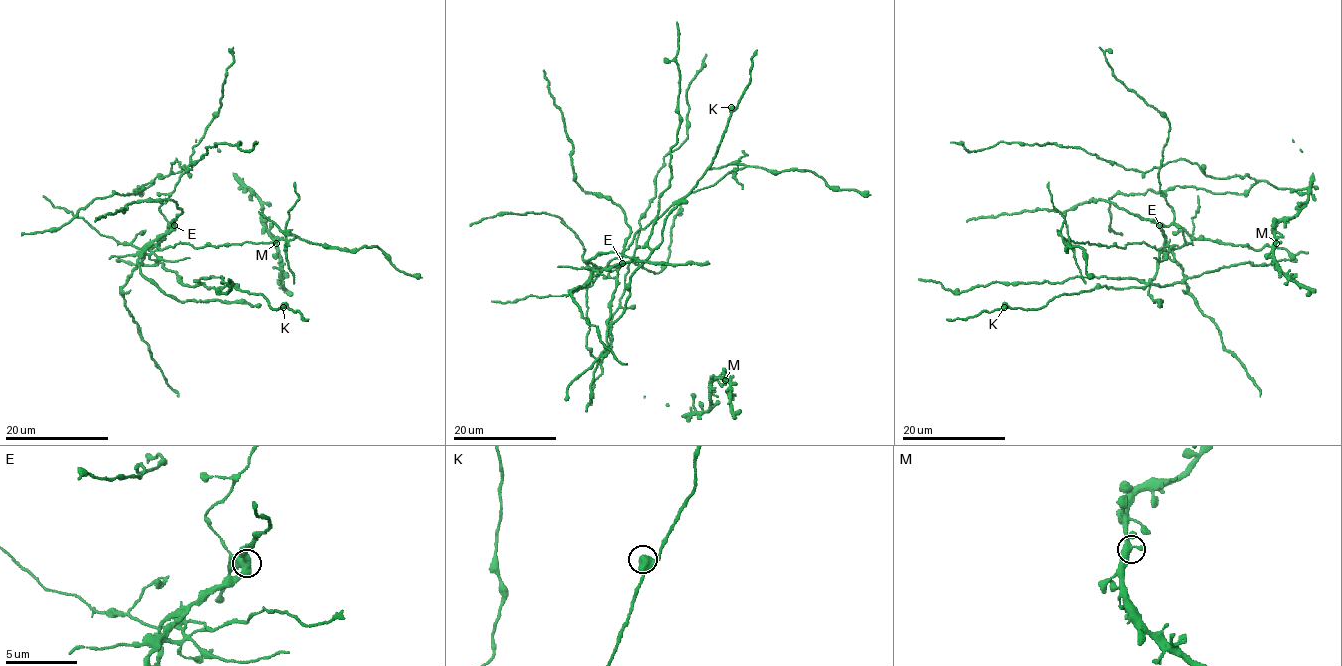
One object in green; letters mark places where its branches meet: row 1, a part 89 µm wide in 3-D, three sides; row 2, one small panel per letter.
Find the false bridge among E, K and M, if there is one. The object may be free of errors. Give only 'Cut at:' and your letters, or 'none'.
Cut at: E

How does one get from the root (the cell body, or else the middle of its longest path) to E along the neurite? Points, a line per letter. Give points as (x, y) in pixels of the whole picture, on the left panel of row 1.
E: (166, 201), (159, 208), (160, 213), (168, 224), (173, 226)

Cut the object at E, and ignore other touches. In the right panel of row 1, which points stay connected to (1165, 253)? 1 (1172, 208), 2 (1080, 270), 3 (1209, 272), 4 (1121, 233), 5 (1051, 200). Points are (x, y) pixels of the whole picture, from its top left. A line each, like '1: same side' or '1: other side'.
1: other side
2: same side
3: other side
4: other side
5: same side

